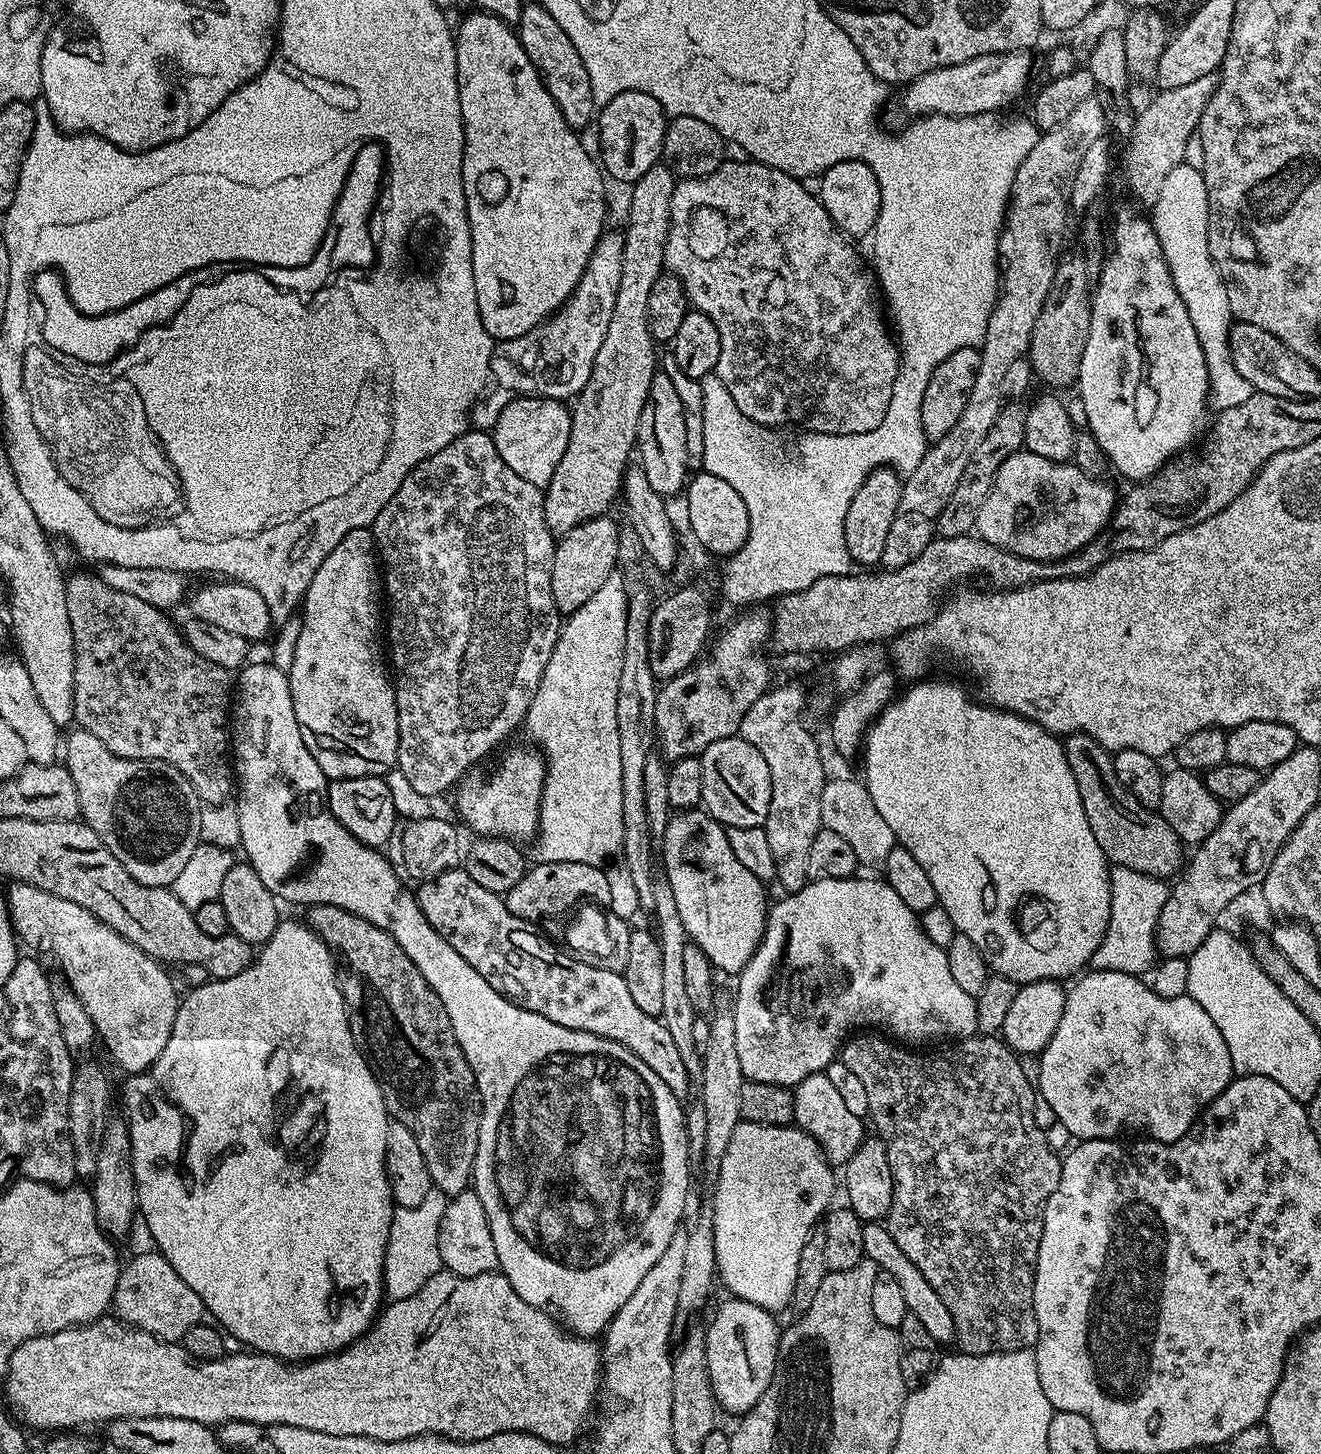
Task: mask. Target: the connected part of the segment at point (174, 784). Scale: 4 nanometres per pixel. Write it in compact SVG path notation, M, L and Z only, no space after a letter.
M83 730L67 733L66 736L66 767L74 782L74 790L78 792L80 816L83 823L88 824L98 838L126 866L126 874L142 886L168 888L182 874L186 862L190 862L190 854L201 844L199 836L199 820L202 801L196 796L196 791L190 782L173 764L161 760L131 760L116 756L94 734Z

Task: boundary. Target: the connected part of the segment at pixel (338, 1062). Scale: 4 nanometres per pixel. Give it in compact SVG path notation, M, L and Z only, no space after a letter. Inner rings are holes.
M281 919L277 924L274 934L259 949L258 955L253 959L249 968L242 970L242 974L234 974L234 978L225 980L213 979L211 982L203 984L201 988L193 988L185 995L180 1002L180 1009L174 1018L174 1030L170 1030L170 1042L162 1046L162 1054L144 1072L138 1072L127 1077L124 1084L124 1108L128 1111L126 1127L128 1129L128 1142L132 1147L132 1173L136 1183L136 1202L139 1215L144 1216L144 1224L148 1227L148 1232L152 1235L152 1240L160 1255L167 1258L170 1266L198 1294L198 1298L204 1303L205 1313L229 1337L241 1340L241 1345L251 1346L255 1351L264 1352L268 1356L278 1356L281 1358L315 1358L317 1356L331 1356L349 1344L355 1342L363 1336L372 1326L372 1321L376 1319L381 1311L382 1297L384 1296L384 1247L390 1238L390 1222L394 1211L394 1201L392 1199L392 1187L386 1174L384 1159L386 1158L386 1130L390 1123L390 1117L384 1105L384 1095L380 1089L380 1081L377 1080L375 1072L372 1071L364 1061L364 1055L358 1050L354 1038L350 1034L348 1025L348 1010L344 1007L344 999L340 993L340 987L336 981L338 965L332 955L331 950L320 941L320 937L308 927L307 923L296 920Z

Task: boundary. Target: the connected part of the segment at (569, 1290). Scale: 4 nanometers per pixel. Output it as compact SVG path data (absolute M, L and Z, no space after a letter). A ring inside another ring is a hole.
M249 662L238 672L238 695L230 712L230 752L234 757L234 772L238 777L238 791L234 796L234 805L238 812L241 826L239 847L244 850L247 863L262 878L266 890L270 890L277 901L289 900L292 904L333 904L342 910L350 910L362 918L366 918L374 926L389 932L406 950L406 958L418 966L418 974L426 978L426 982L442 998L442 1006L446 1006L446 1014L450 1018L450 1026L454 1026L454 1038L458 1038L458 1046L462 1046L462 1054L466 1054L466 1062L470 1062L470 1070L474 1070L476 1085L480 1091L480 1129L478 1130L478 1150L472 1167L471 1187L482 1202L482 1210L486 1210L486 1218L490 1222L490 1230L494 1238L494 1250L498 1254L499 1271L514 1286L518 1298L530 1302L530 1306L560 1312L559 1319L566 1325L567 1331L585 1338L596 1338L607 1329L609 1322L626 1306L626 1298L638 1290L643 1276L662 1258L663 1251L670 1244L670 1238L678 1231L680 1219L684 1216L684 1207L688 1204L688 1132L684 1128L685 1109L681 1101L630 1050L626 1050L618 1042L595 1036L589 1032L570 1030L566 1026L558 1026L550 1022L550 1018L542 1018L542 1014L534 1014L530 1010L520 1008L507 1000L502 993L494 990L442 934L426 922L426 914L418 906L415 895L404 889L402 881L396 877L392 864L383 856L383 851L361 844L358 838L351 836L345 828L332 817L328 811L328 777L322 774L322 766L314 762L314 754L306 750L306 742L302 742L302 730L298 726L298 718L294 718L294 702L288 685L288 674L275 668L271 662L255 664Z

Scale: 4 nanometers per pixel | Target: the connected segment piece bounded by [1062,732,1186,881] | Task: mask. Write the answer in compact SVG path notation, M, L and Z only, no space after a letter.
M1081 732L1063 737L1062 743L1074 782L1078 782L1078 798L1082 798L1086 822L1090 822L1090 830L1094 830L1094 838L1098 838L1098 846L1102 846L1109 865L1138 870L1162 881L1167 881L1168 876L1175 877L1186 864L1185 845L1159 811L1142 806L1138 798L1118 782L1112 765L1113 753Z

